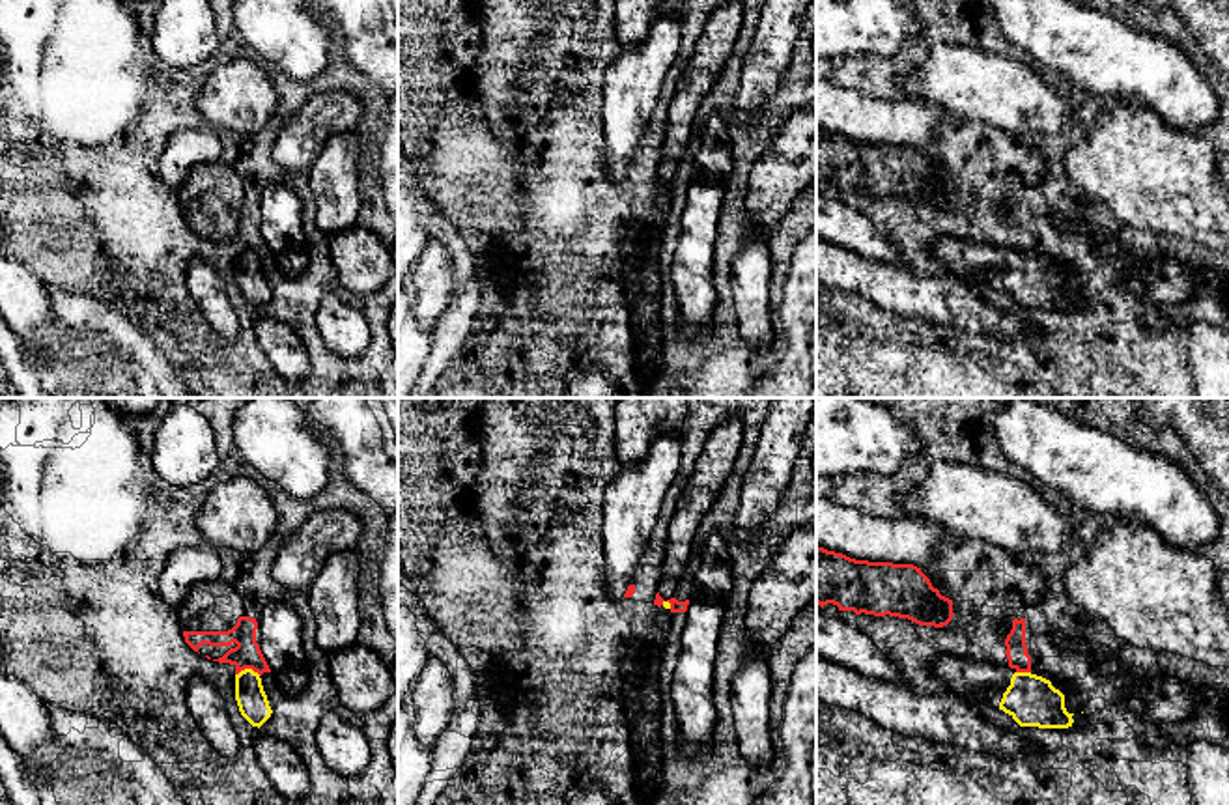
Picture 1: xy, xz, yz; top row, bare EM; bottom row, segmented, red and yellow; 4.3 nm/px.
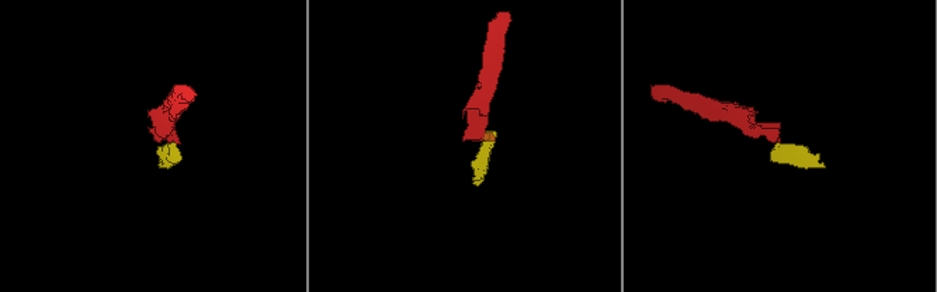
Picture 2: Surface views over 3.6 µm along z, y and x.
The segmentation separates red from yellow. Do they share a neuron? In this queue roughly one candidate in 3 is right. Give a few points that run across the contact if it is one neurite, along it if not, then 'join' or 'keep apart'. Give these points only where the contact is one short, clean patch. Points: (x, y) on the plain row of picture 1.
line xy (236, 254), (253, 251), (260, 256); keep apart

